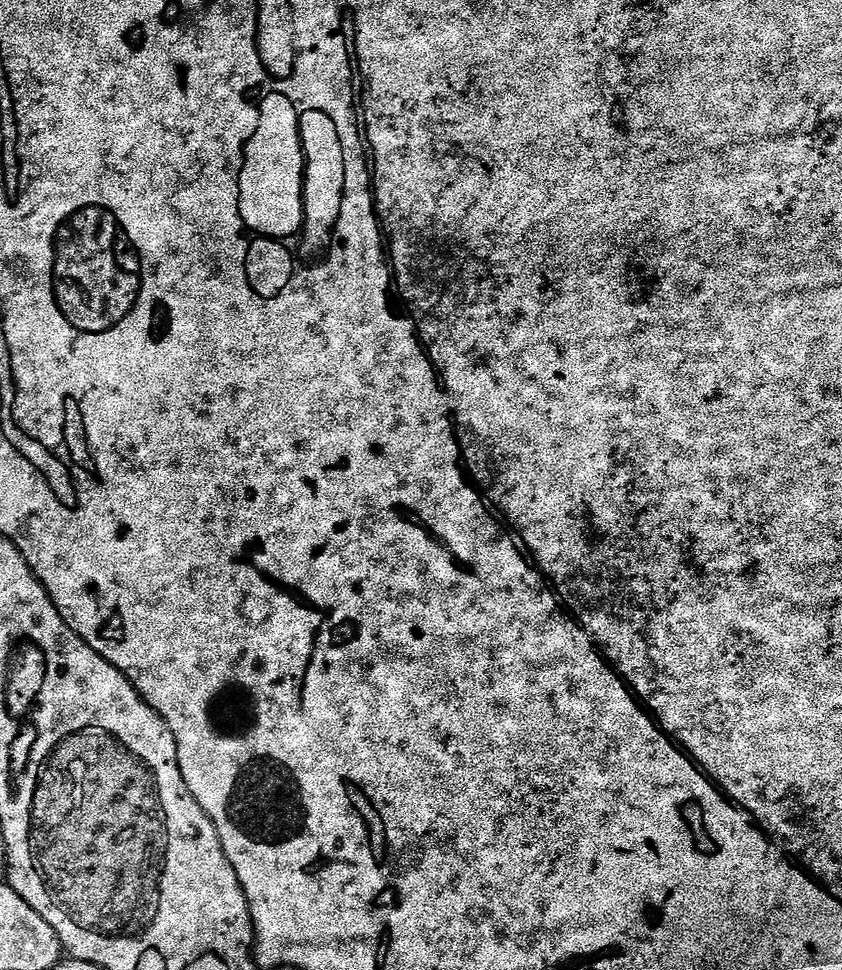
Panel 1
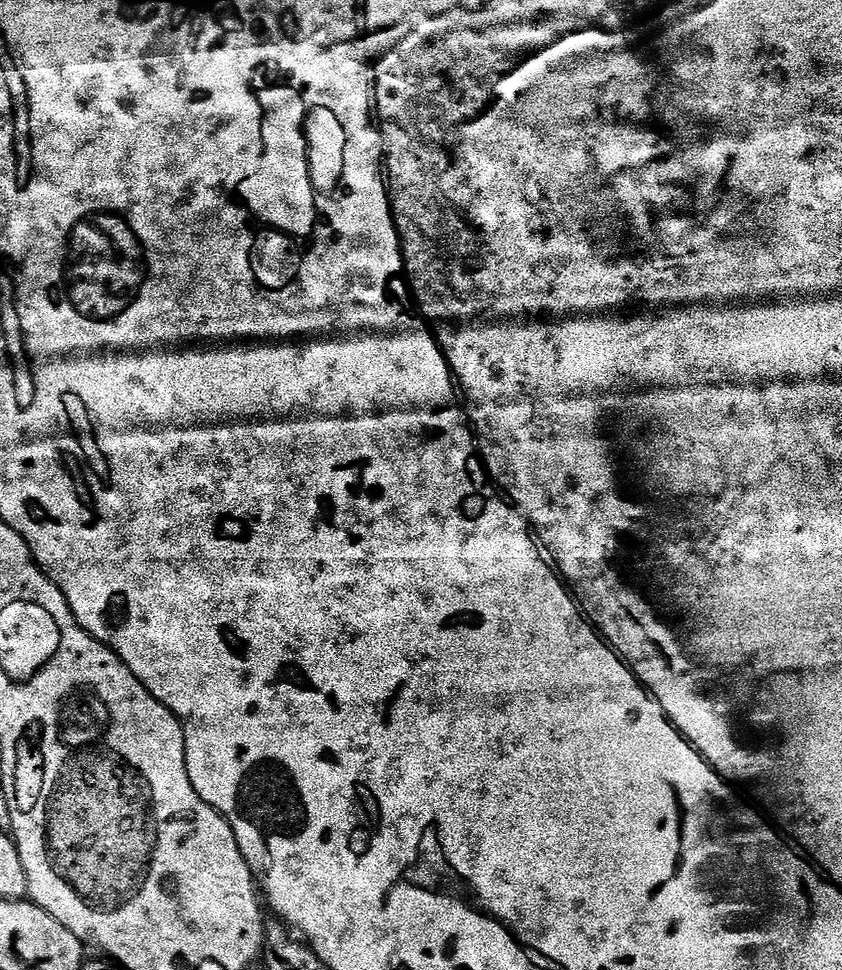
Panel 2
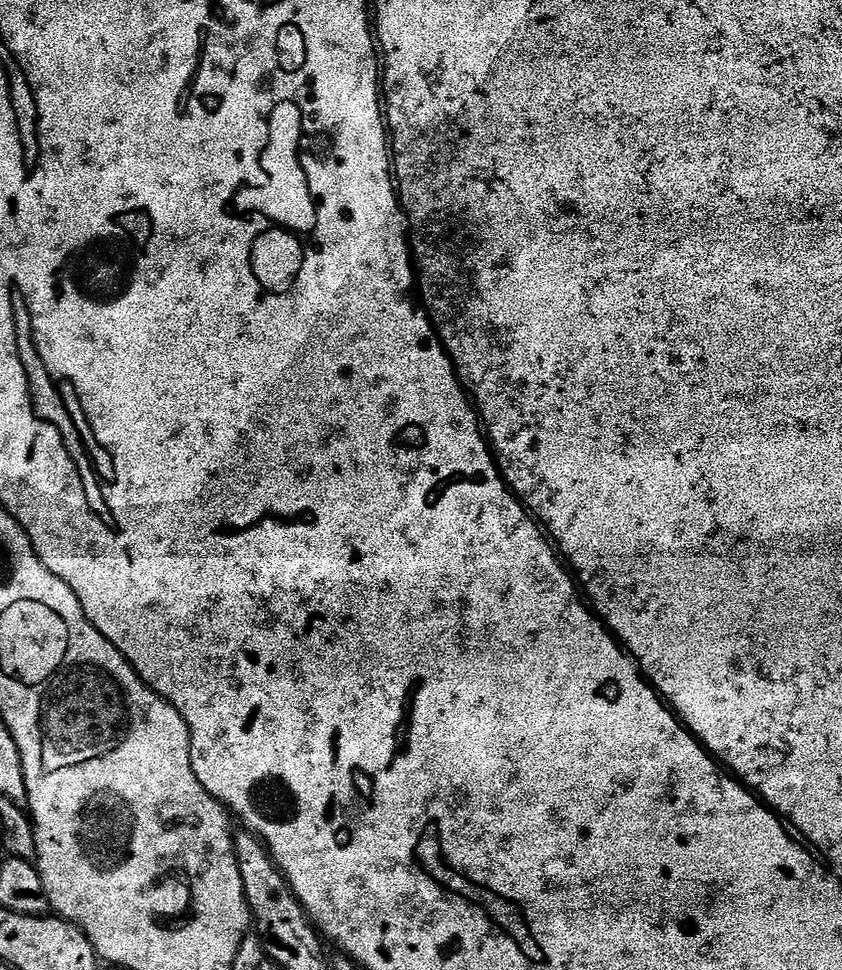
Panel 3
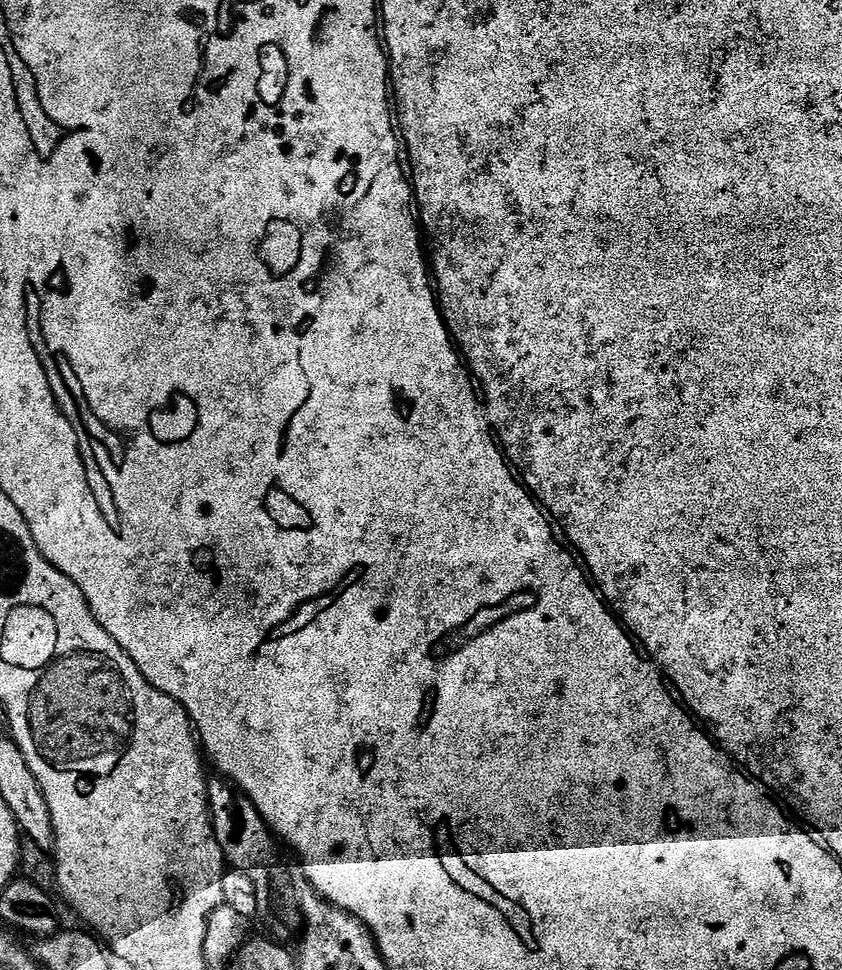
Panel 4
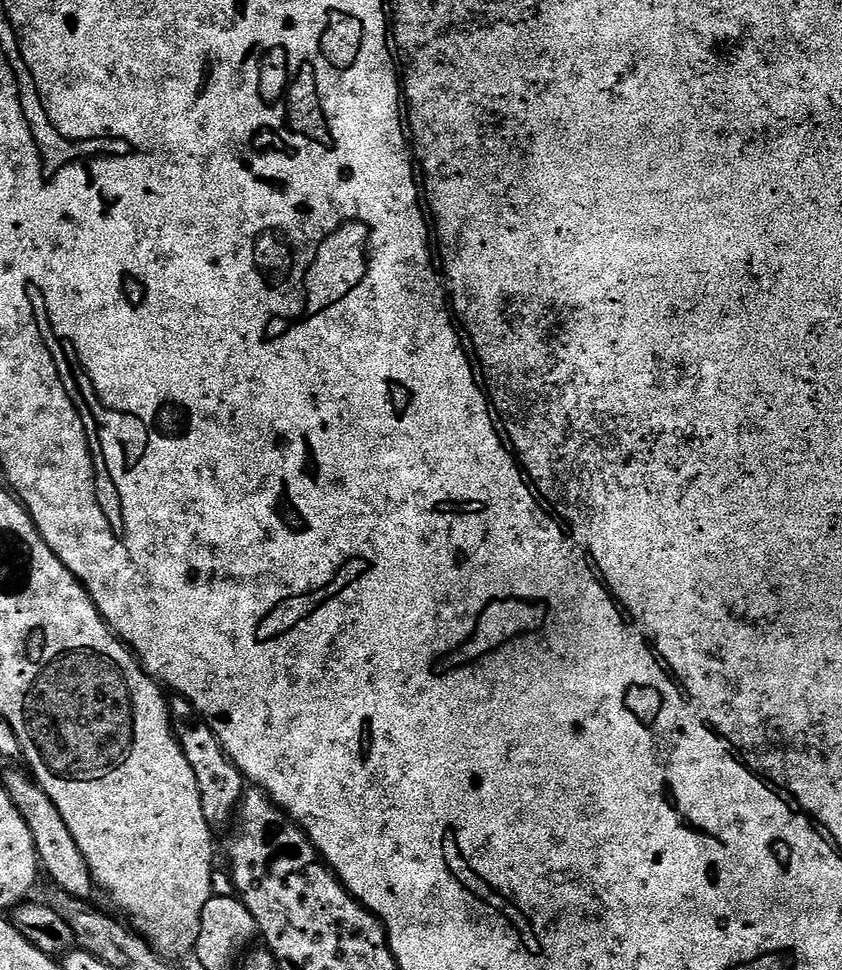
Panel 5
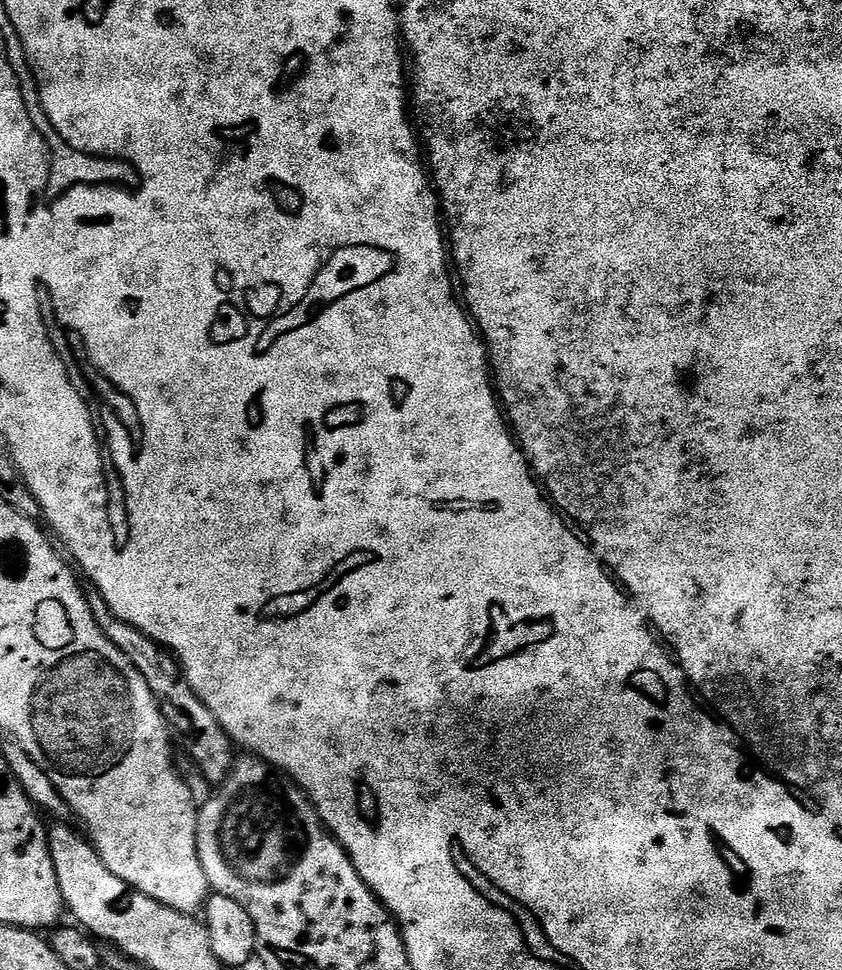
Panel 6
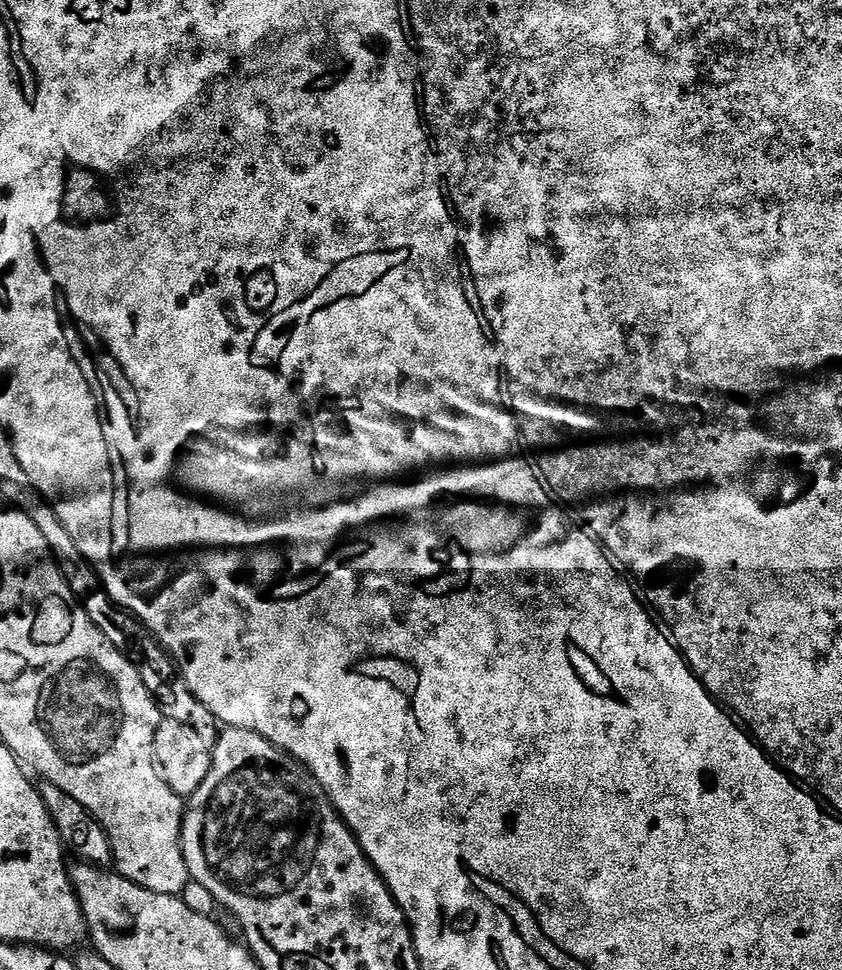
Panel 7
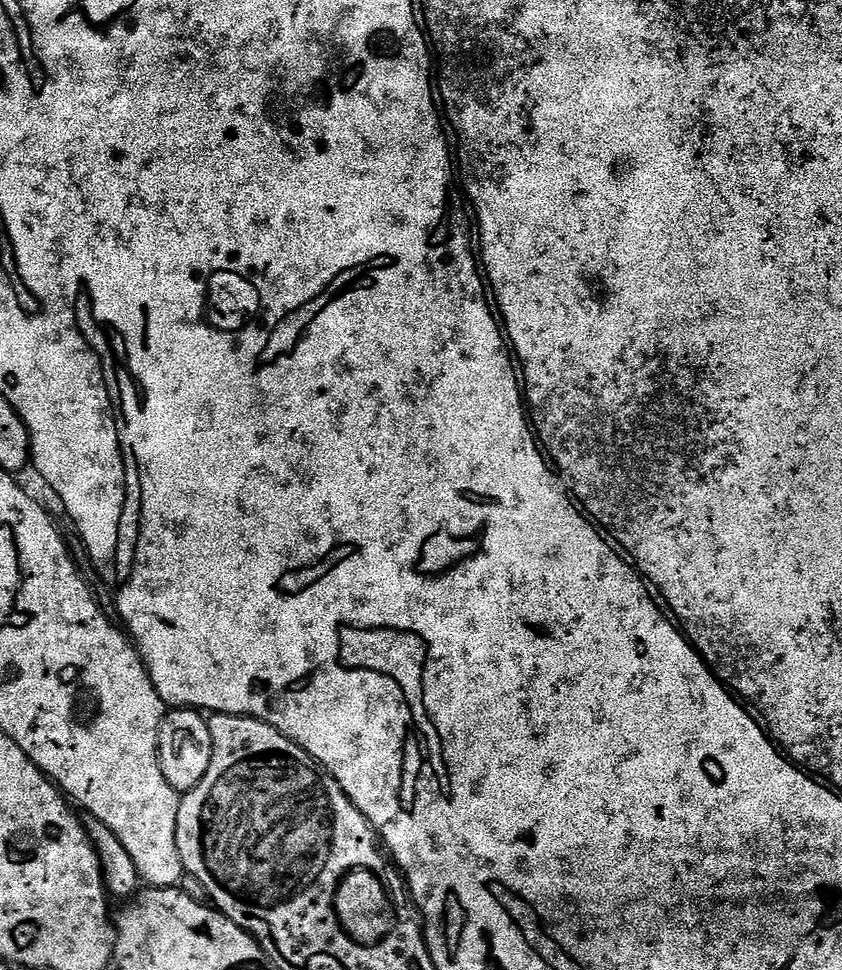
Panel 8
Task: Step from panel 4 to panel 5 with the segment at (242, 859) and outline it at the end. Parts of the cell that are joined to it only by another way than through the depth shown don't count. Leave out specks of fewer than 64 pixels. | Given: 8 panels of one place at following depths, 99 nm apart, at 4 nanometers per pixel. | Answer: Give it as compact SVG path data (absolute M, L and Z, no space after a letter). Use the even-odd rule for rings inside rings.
M185 696L171 697L168 714L172 718L172 733L182 746L182 754L186 754L186 762L194 766L194 778L198 778L198 790L202 794L202 814L206 814L206 822L216 830L220 830L223 824L231 825L246 791L243 774L228 757L207 720Z

